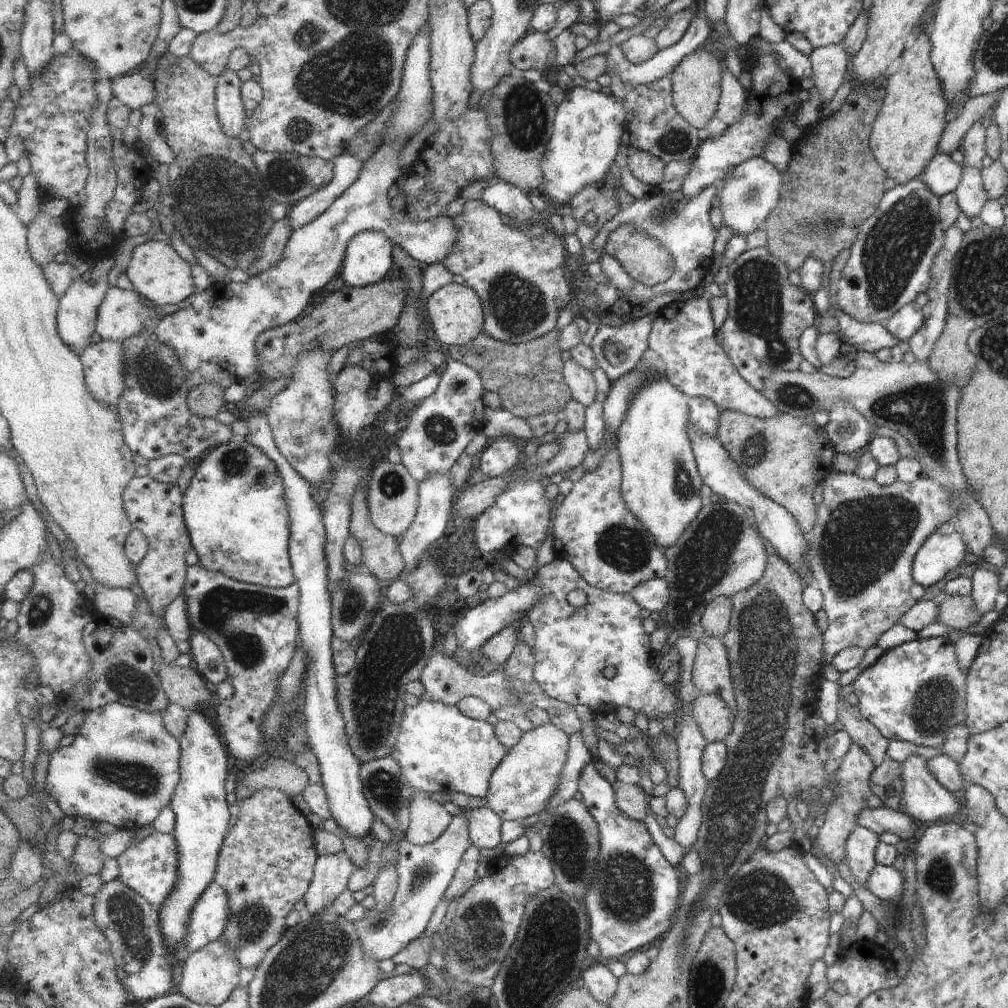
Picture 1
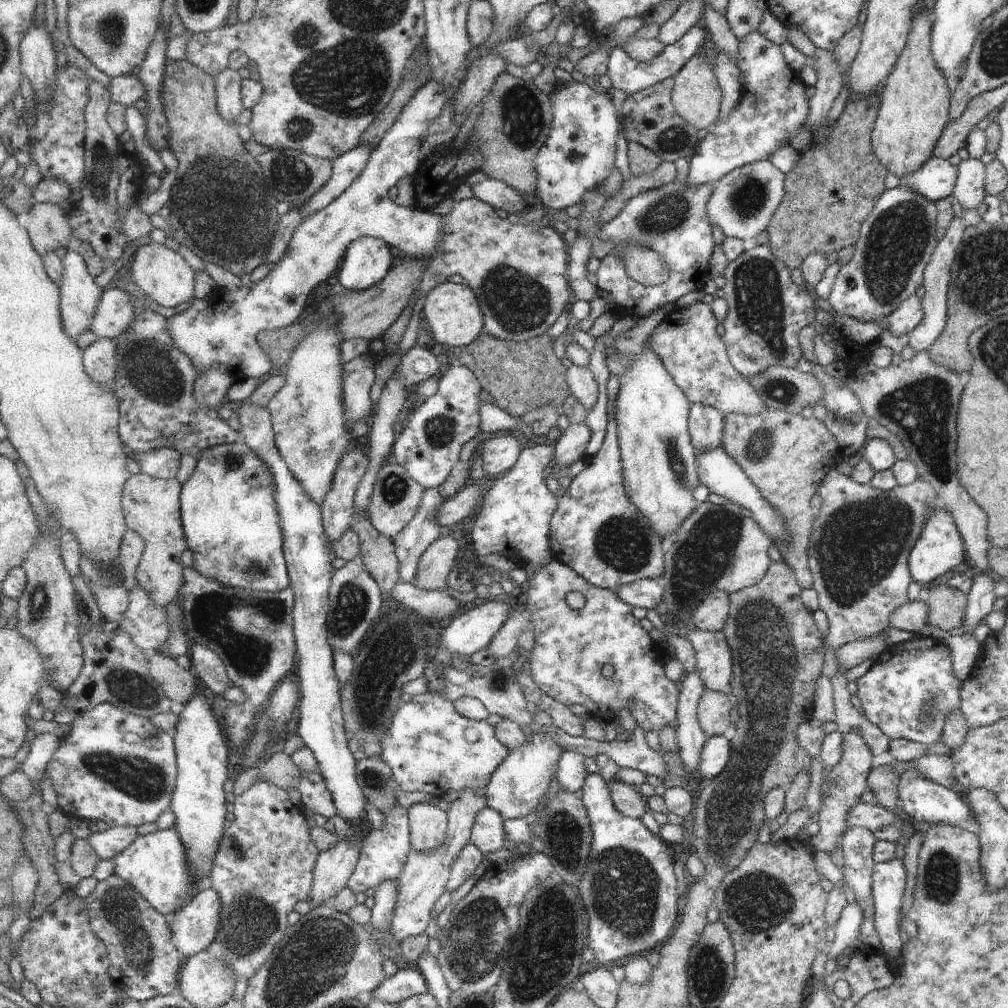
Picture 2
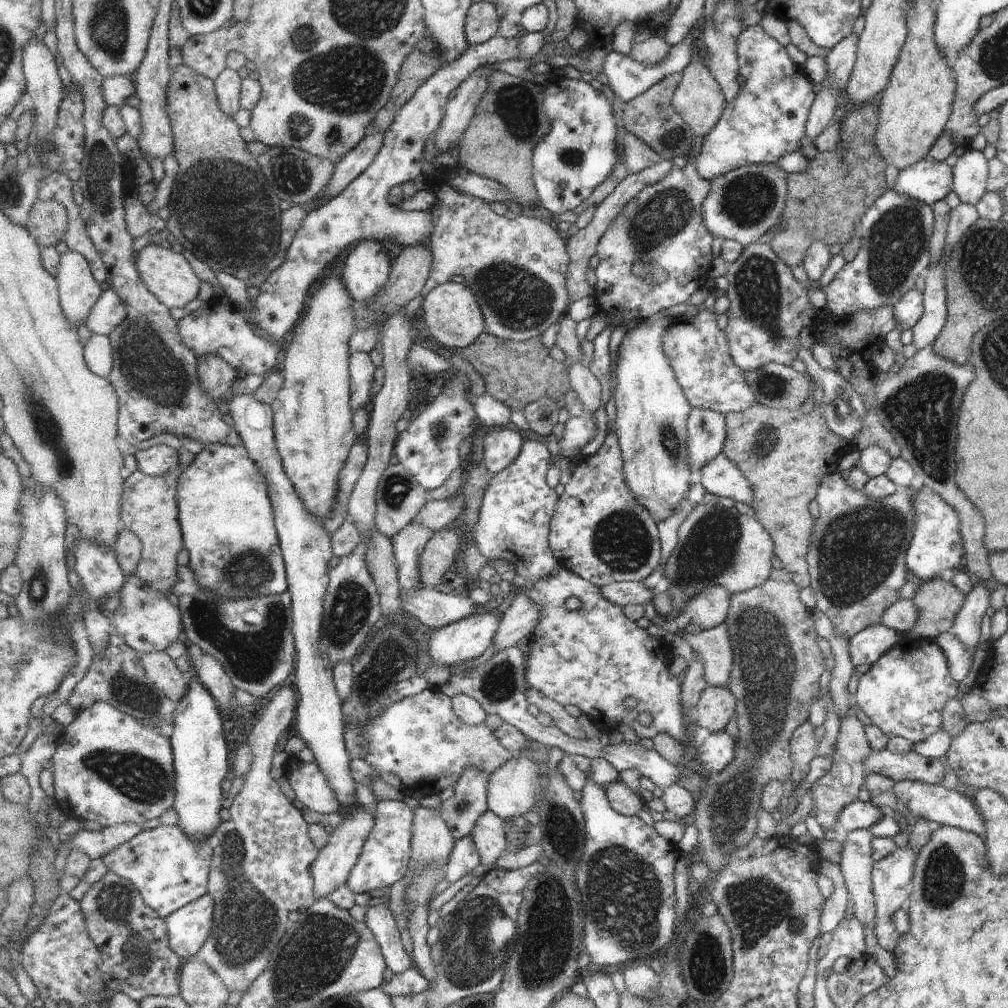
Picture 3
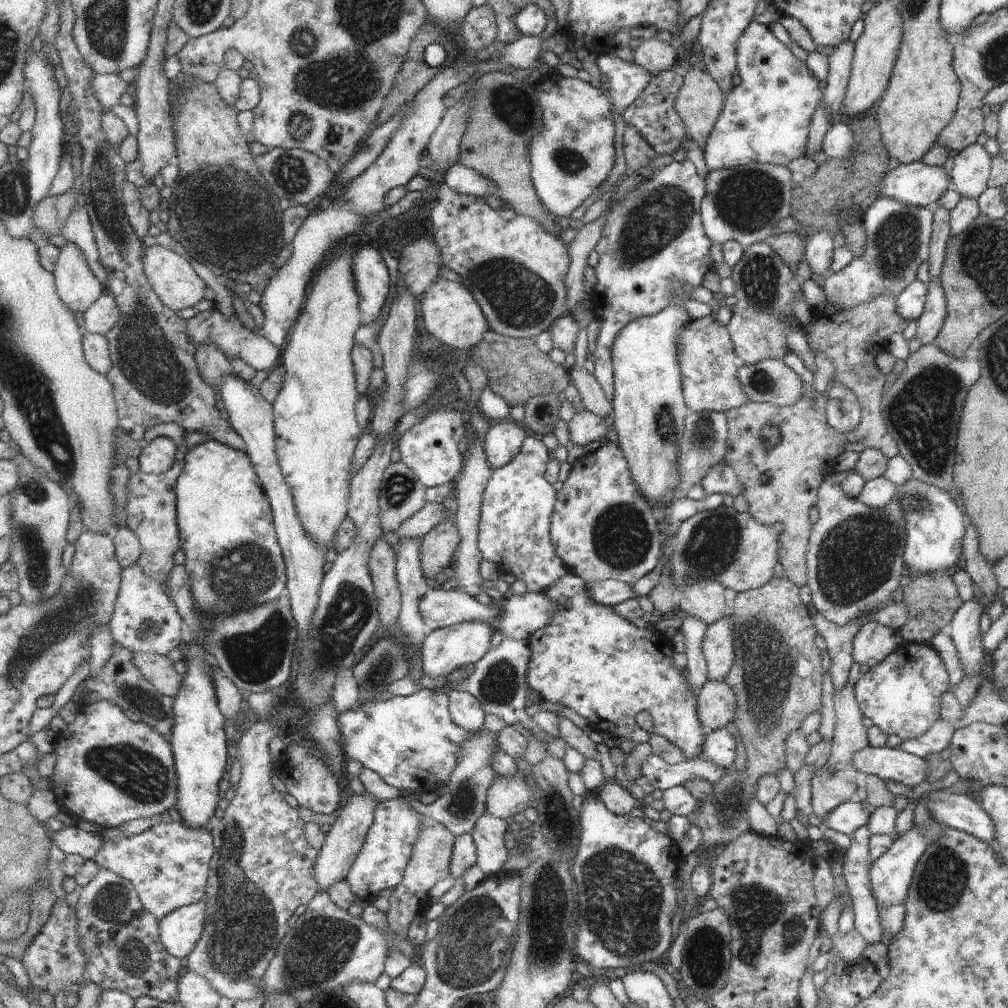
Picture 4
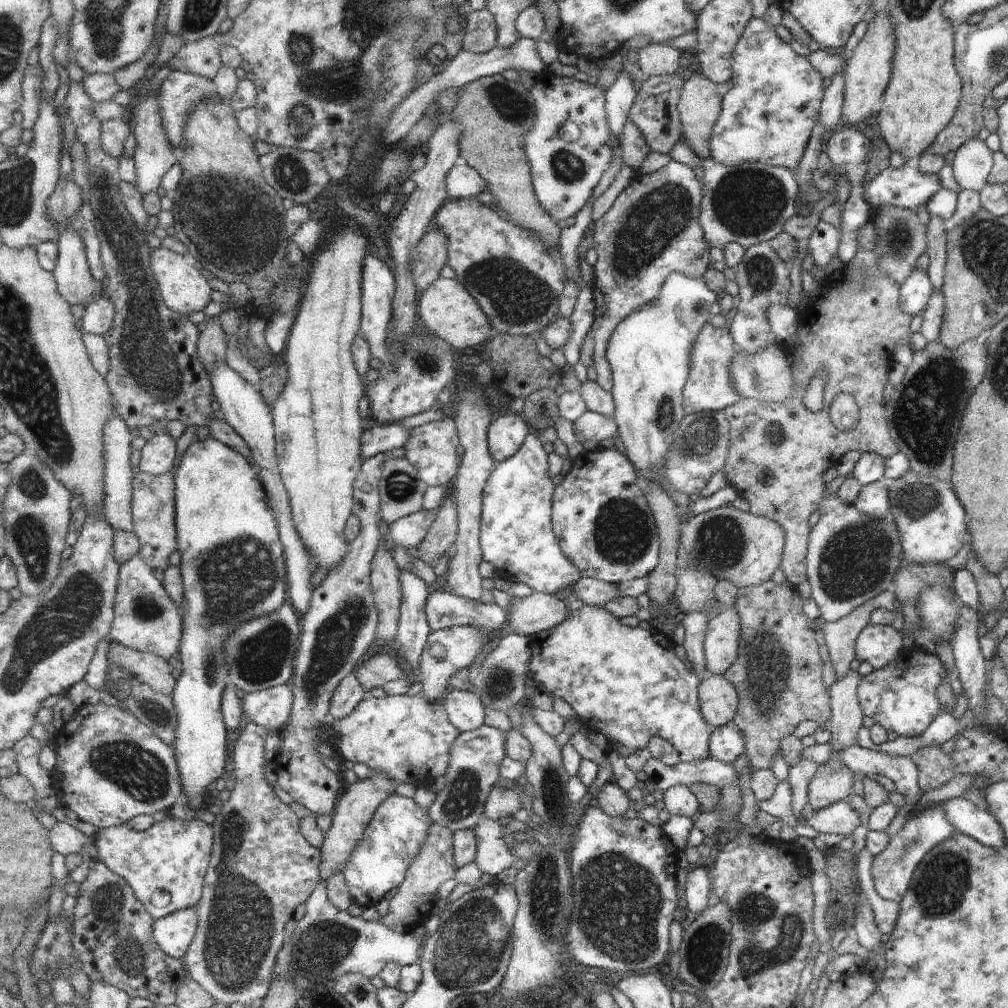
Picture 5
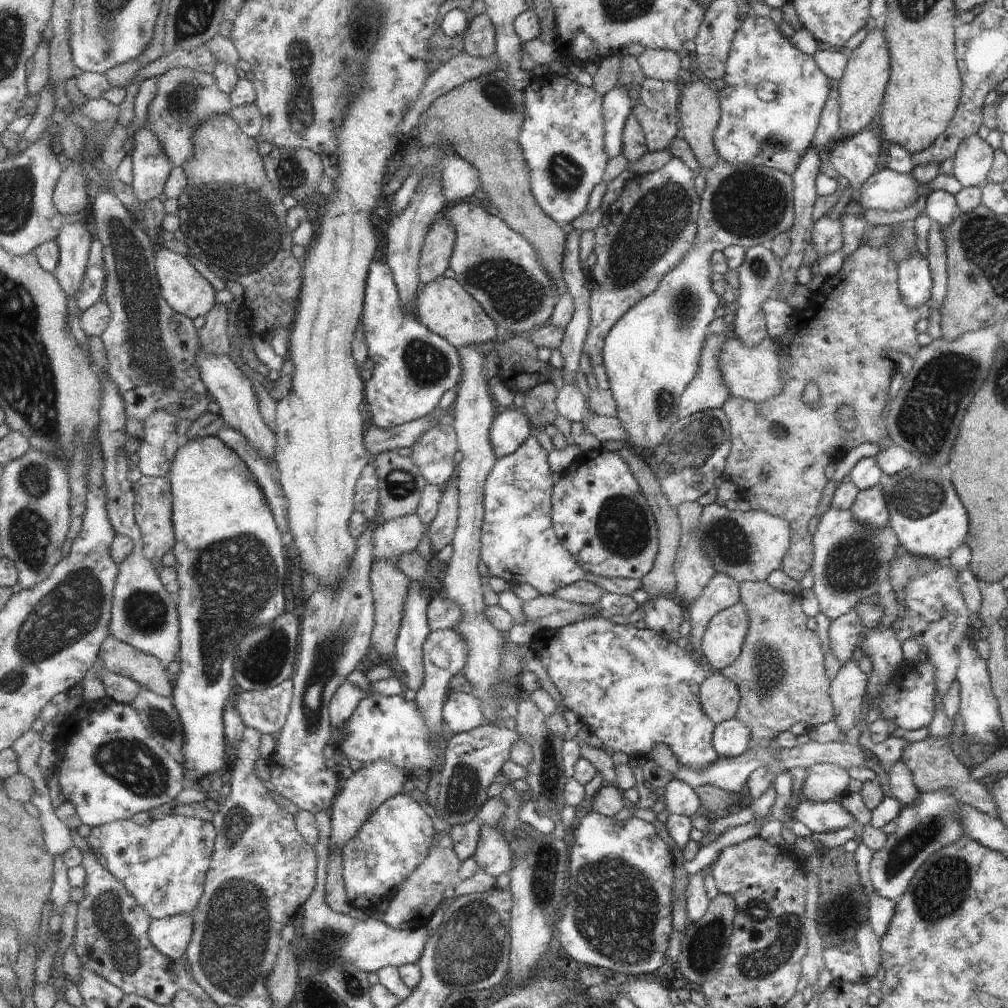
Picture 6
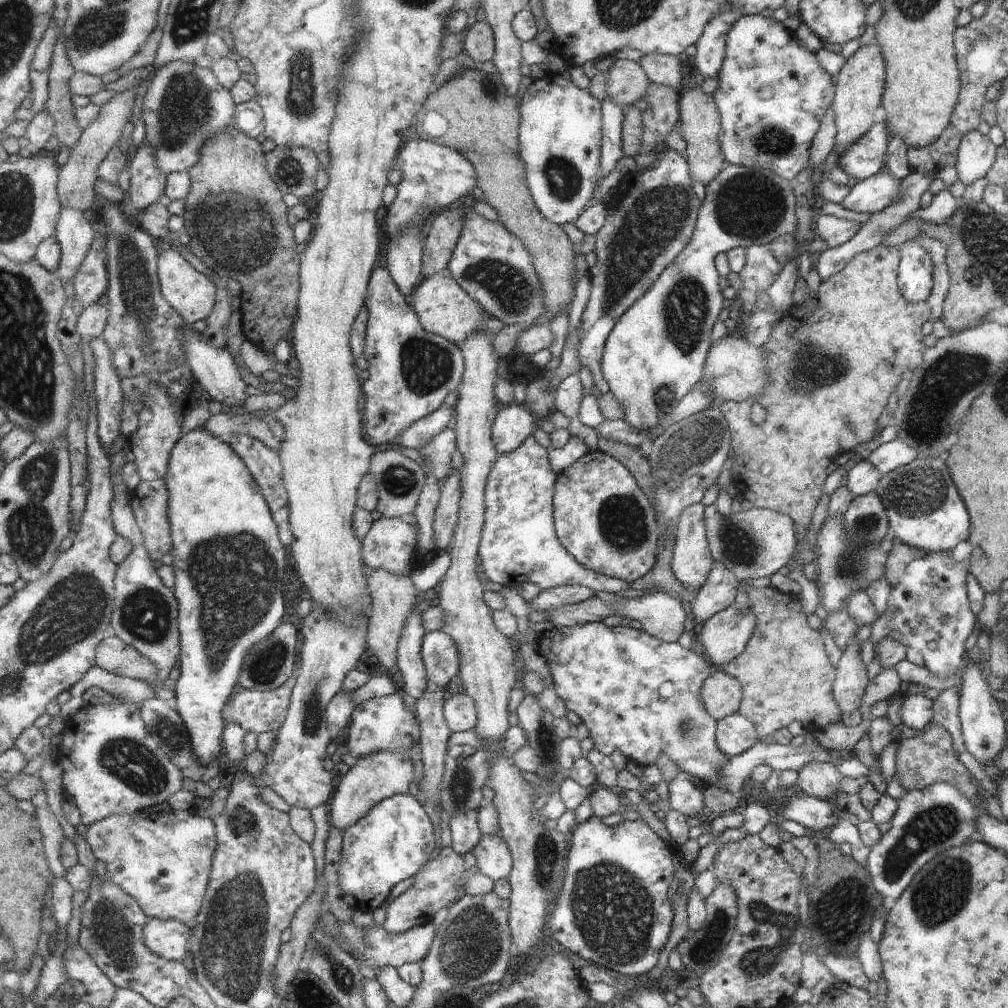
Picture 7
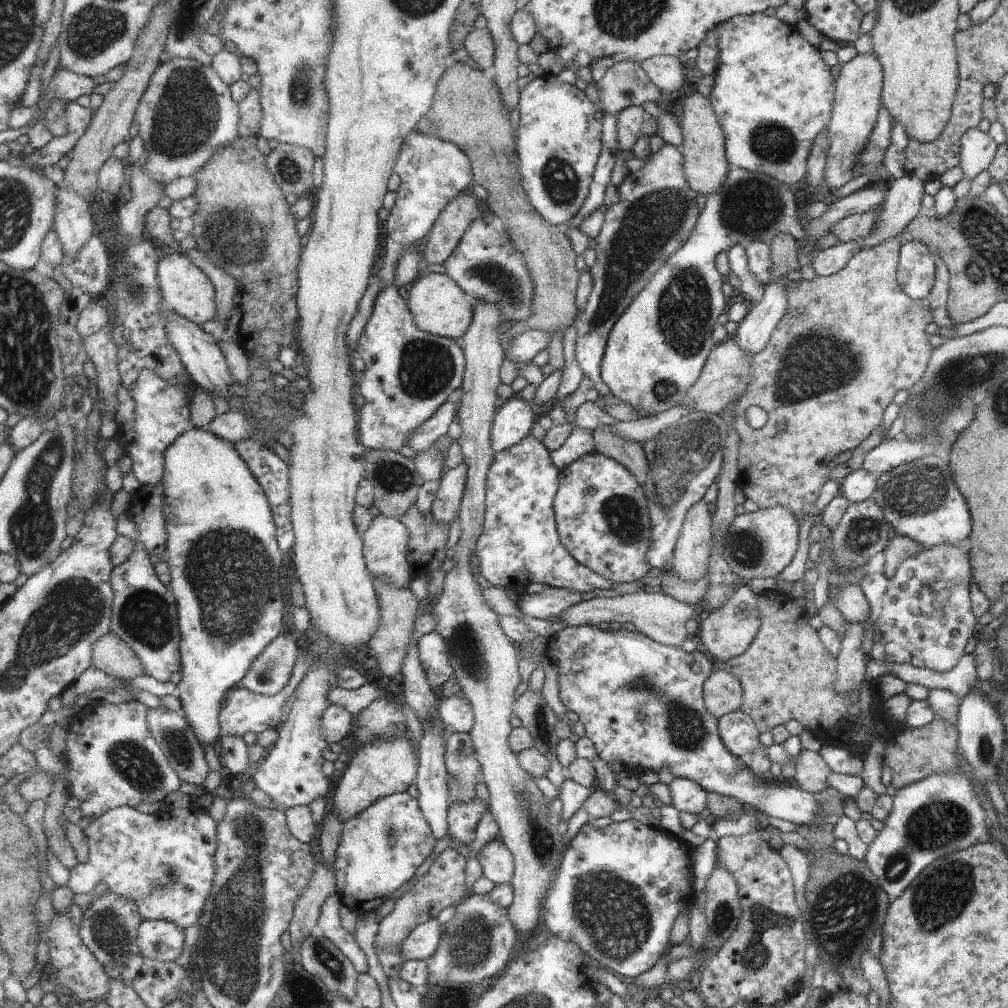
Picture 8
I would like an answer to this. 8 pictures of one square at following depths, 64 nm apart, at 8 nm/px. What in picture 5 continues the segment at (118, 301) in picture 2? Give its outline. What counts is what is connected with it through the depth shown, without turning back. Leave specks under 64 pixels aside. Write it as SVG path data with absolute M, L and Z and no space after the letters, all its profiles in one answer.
M103 296L85 306L82 316L82 330L93 335L107 334L115 322L115 306L111 300Z

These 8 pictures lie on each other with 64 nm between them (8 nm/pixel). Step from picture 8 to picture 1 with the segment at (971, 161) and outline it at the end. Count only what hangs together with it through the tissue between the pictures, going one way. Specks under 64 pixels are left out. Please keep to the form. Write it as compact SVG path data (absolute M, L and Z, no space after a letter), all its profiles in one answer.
M961 164L960 180L952 193L957 207L968 218L978 217L979 210L987 200L980 170L979 167Z

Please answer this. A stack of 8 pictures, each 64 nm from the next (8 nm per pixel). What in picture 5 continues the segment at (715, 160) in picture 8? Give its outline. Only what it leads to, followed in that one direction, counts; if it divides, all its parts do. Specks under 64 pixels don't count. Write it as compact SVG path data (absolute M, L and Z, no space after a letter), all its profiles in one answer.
M696 69L681 89L678 107L684 139L698 158L707 159L713 126L720 114L720 90Z

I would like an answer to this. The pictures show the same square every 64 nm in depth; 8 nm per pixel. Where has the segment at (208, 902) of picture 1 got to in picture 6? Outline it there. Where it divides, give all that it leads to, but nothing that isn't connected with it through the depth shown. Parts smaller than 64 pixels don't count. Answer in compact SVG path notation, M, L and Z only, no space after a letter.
M177 914L163 919L152 919L149 930L155 948L173 961L184 961L194 933L193 916Z

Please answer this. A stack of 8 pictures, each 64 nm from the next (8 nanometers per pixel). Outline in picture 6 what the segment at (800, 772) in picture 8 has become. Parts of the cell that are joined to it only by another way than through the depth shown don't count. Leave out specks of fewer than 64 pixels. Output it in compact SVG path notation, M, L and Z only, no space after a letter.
M815 763L807 767L801 795L809 802L839 800L847 792L849 776L845 769L831 763Z

